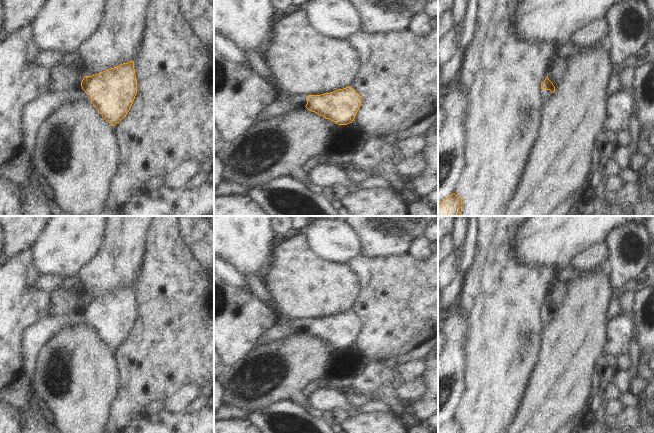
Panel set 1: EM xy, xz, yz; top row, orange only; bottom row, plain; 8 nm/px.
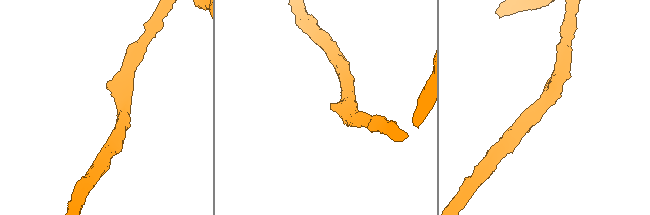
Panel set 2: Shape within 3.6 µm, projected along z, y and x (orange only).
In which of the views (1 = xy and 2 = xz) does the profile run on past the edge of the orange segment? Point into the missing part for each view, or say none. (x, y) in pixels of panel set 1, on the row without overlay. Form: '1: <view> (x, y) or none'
1: xy (33, 339)
2: xz (301, 324)

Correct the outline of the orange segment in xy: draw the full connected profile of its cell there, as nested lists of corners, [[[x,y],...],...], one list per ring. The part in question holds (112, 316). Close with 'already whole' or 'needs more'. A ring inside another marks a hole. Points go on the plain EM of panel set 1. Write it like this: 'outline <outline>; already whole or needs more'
outline [[[131,285],[92,300],[84,300],[67,315],[48,316],[38,321],[22,335],[21,376],[30,383],[40,351],[60,330],[79,324],[91,326],[102,341],[115,350],[126,341],[136,318],[137,303],[134,285]]]; needs more

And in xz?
outline [[[351,311],[321,319],[277,318],[277,322],[290,324],[300,331],[306,331],[338,349],[352,347],[361,330],[361,320]]]; needs more

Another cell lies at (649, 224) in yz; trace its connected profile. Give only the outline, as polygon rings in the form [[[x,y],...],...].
[[[646,216],[646,228],[649,233],[650,241],[651,241],[651,261],[650,263],[654,267],[654,216]]]

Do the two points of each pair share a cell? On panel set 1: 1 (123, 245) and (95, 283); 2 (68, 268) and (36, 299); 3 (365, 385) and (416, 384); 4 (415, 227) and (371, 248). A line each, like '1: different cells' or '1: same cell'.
1: same cell
2: different cells
3: same cell
4: same cell

